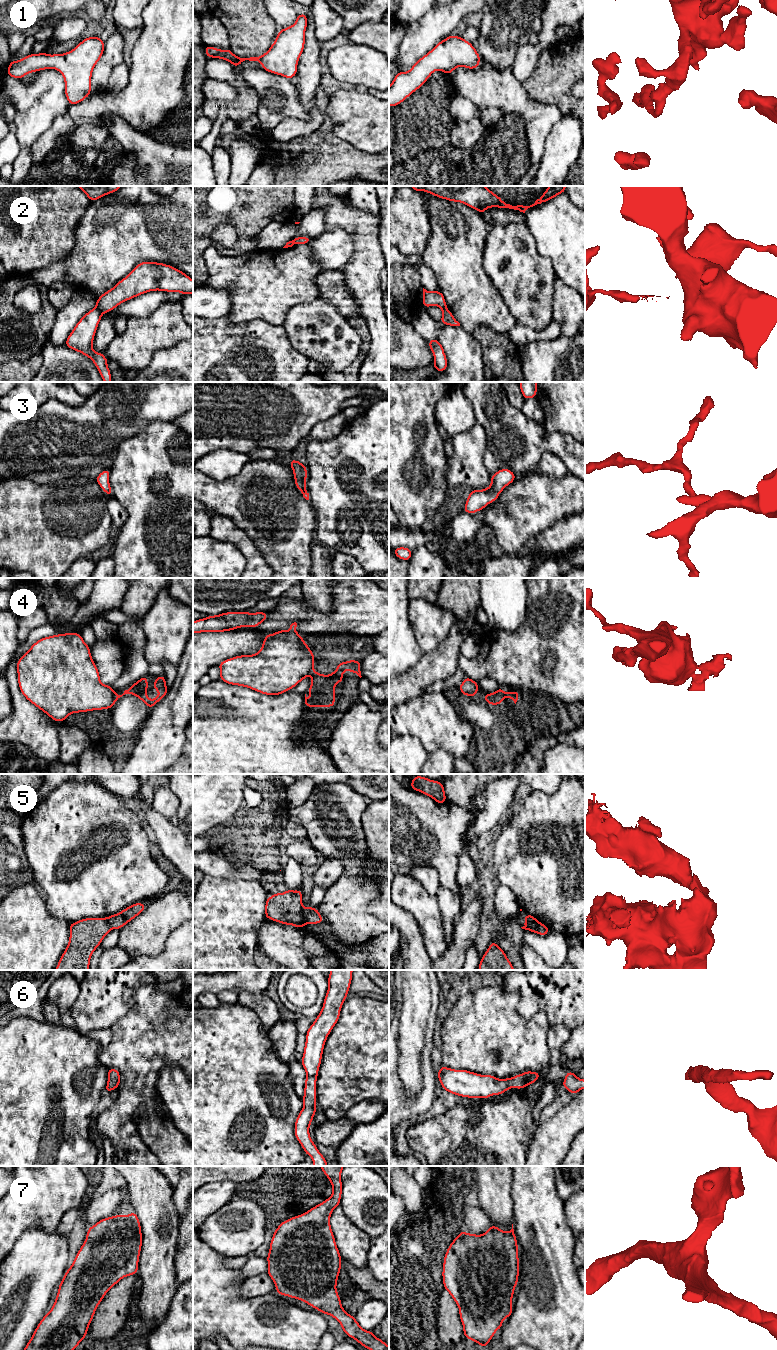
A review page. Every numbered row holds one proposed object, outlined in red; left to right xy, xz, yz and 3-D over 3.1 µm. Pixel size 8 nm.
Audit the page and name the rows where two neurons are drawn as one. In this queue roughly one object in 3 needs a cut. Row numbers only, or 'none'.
2, 4

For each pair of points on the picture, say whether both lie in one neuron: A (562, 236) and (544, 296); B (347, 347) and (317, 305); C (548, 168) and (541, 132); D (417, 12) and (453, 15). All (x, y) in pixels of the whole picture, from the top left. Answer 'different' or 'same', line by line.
A: different
B: same
C: different
D: different

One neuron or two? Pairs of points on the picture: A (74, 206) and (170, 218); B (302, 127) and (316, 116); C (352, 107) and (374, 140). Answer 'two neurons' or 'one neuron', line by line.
A: two neurons
B: one neuron
C: one neuron

